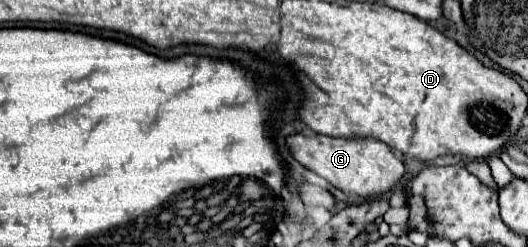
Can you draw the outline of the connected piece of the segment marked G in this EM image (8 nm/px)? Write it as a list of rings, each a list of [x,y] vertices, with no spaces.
[[[292,134],[286,136],[286,146],[304,168],[326,178],[344,194],[358,196],[362,200],[390,192],[404,178],[404,162],[398,160],[384,142],[374,138],[330,138],[322,134]]]

